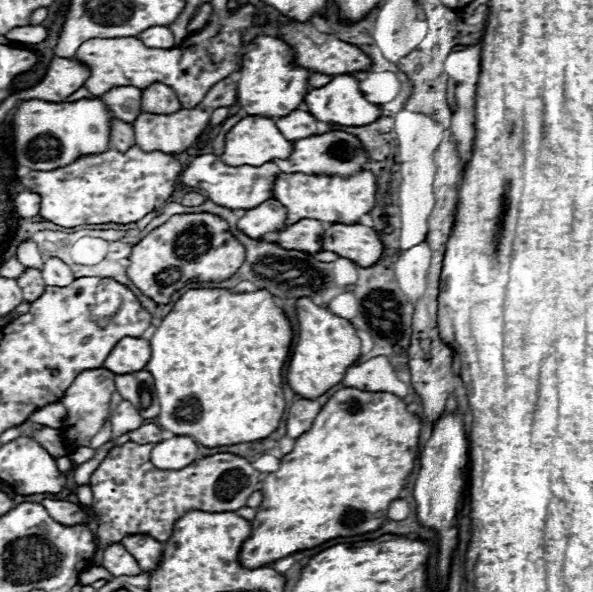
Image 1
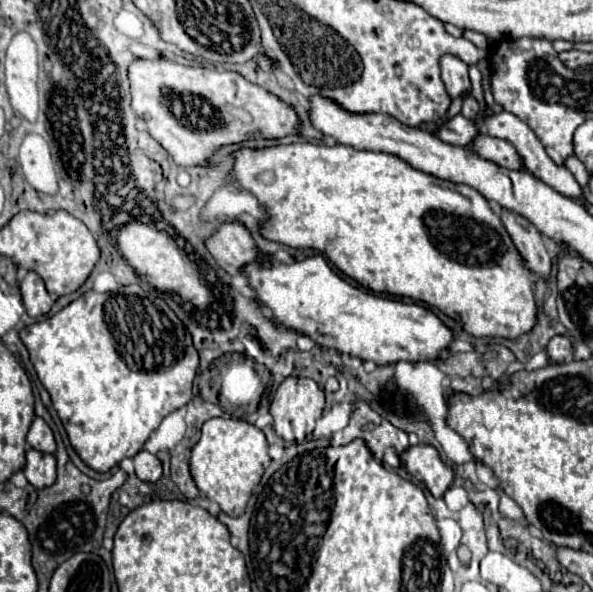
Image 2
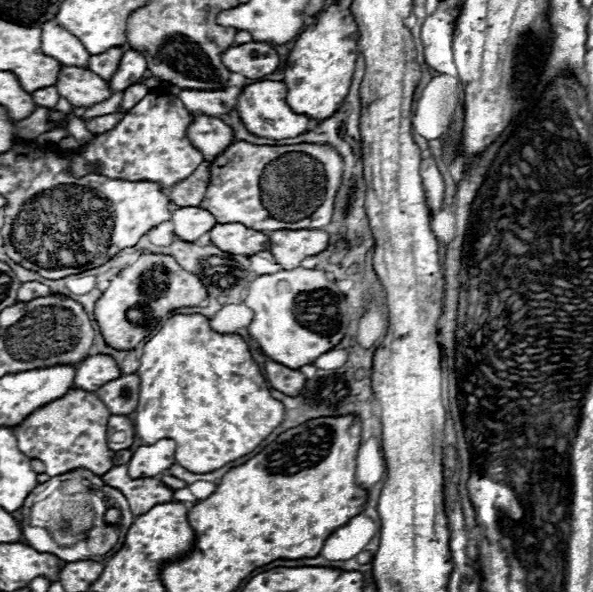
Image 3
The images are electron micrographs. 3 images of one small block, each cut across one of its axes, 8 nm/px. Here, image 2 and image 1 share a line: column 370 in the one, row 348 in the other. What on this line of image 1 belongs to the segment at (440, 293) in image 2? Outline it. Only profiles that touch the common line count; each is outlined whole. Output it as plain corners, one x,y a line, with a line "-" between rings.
192,288
182,298
174,304
172,312
162,320
162,324
156,328
154,336
150,338
150,348
152,356
146,364
146,370
154,376
154,386
156,386
156,396
160,402
160,414
158,414
158,424
164,430
170,430
174,434
184,434
194,438
202,446
228,446
228,444
240,444
240,442
254,442
260,438
268,438
284,414
286,402
284,402
284,392
282,392
282,366
288,358
290,344
292,344
292,324
286,318
284,310
276,306
274,296
268,290
256,290
256,292
230,292
226,288

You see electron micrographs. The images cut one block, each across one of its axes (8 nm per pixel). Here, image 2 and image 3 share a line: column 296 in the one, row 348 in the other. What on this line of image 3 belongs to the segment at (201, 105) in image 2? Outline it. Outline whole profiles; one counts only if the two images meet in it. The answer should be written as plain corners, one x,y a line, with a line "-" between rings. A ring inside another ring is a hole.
142,254
110,282
110,288
106,288
96,302
94,316
104,340
110,346
118,350
130,350
148,336
156,318
162,318
180,306
198,306
206,296
208,290
202,280
196,274
186,272
174,256
-
128,312
132,312
132,320
128,320

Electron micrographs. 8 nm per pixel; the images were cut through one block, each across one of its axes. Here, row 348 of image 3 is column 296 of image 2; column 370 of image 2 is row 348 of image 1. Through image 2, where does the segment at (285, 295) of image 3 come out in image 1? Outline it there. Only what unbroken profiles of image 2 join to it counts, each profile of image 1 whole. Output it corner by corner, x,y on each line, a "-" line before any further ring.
300,298
296,306
300,332
288,364
286,380
298,396
318,398
324,392
328,392
334,384
342,382
348,366
352,366
352,362
360,358
360,338
348,320
332,314
326,308
316,306
310,298

